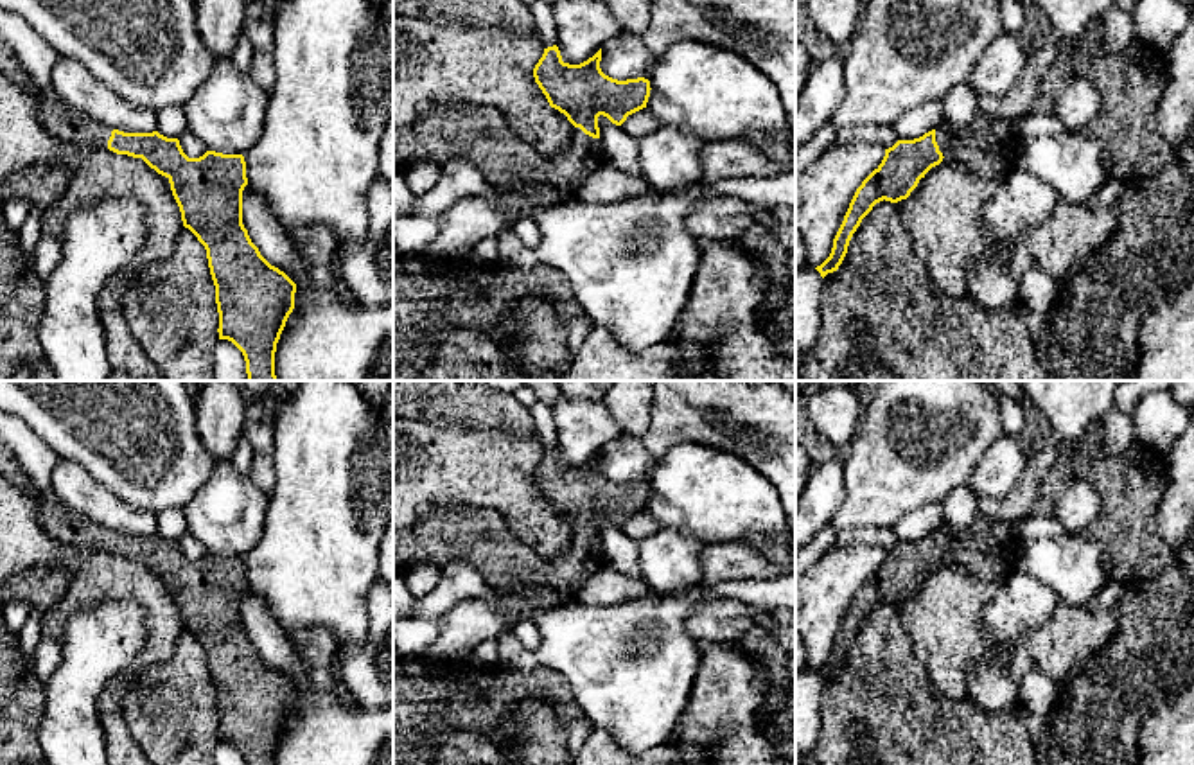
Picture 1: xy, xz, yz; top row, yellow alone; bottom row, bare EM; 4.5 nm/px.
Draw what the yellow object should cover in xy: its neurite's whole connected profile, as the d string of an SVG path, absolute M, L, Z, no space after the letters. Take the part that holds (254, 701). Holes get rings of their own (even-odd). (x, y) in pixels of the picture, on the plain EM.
M4 440L0 474L31 496L41 526L63 546L142 560L169 582L183 629L206 652L219 742L232 743L246 765L275 765L277 745L294 711L296 686L260 657L242 627L244 558L206 553L189 560L178 541L111 532L66 508L54 492L38 488Z

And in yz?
M982 514L970 526L955 528L943 521L919 541L898 542L885 551L882 566L856 591L830 659L815 672L822 681L837 673L853 636L873 609L883 602L907 602L932 569L950 564L979 580L998 584L1018 567L1020 544L1013 523L991 521Z

